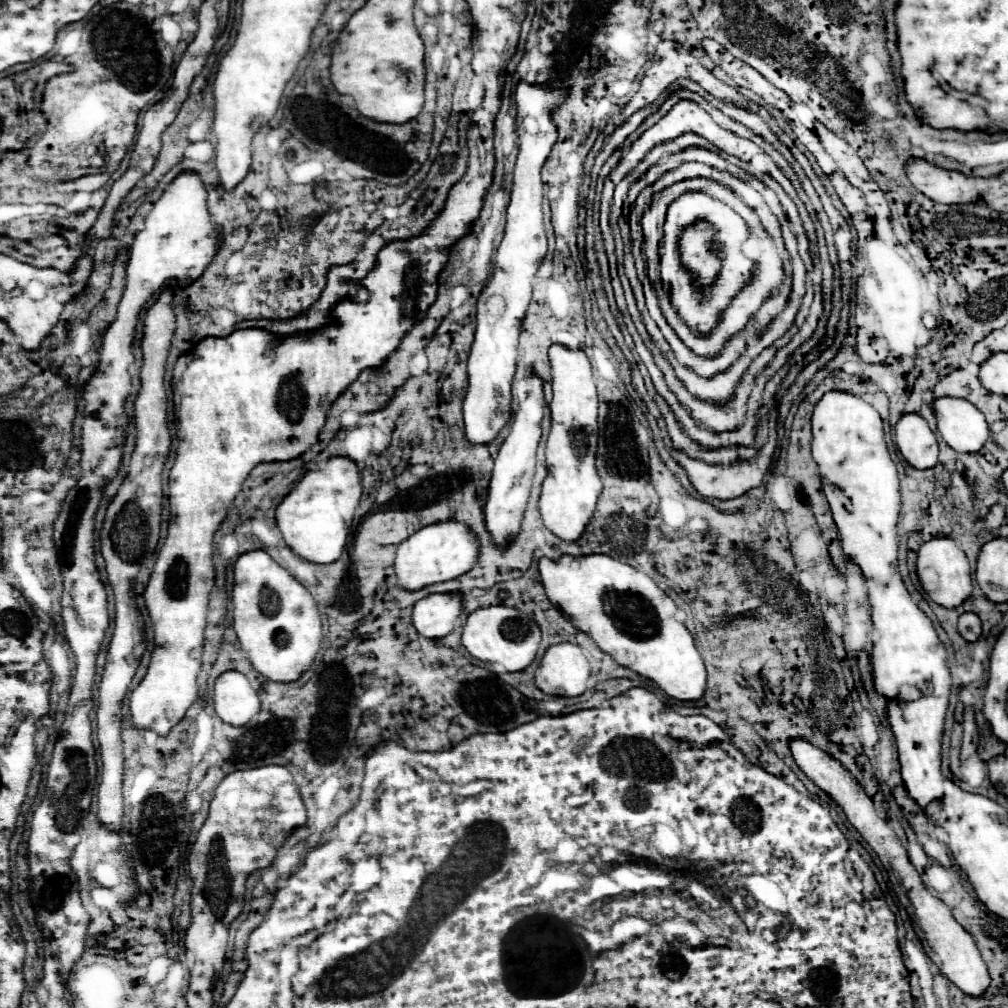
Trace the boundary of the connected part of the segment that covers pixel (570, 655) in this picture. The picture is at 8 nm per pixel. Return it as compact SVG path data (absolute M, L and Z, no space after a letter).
M552 645L536 669L536 687L546 695L576 697L588 689L590 665L578 645Z

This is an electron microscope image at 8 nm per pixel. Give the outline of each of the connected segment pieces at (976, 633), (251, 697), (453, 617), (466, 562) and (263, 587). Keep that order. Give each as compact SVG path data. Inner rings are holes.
M964 613L964 615L960 615L958 631L960 631L960 635L962 635L966 641L976 641L976 639L980 637L980 633L982 633L982 625L980 625L978 615L974 615L974 613Z
M224 671L216 679L214 707L224 723L240 727L260 711L260 699L242 673Z
M432 593L414 605L414 627L424 637L444 637L456 627L462 605L462 593Z
M452 519L446 523L428 525L400 543L394 561L396 581L398 587L404 591L418 591L426 585L460 577L462 573L474 567L476 559L478 559L478 541L462 523Z
M260 549L248 551L238 557L238 561L234 563L234 579L236 583L234 583L231 595L233 629L238 635L238 641L246 659L252 663L252 667L258 673L262 673L270 681L290 683L290 681L300 679L300 675L308 671L308 667L312 665L322 643L322 621L320 621L316 601L312 599L306 587L302 587L284 567L280 567L266 551L260 551ZM278 631L284 631L288 635L288 643L284 647L278 647L274 643L274 635Z

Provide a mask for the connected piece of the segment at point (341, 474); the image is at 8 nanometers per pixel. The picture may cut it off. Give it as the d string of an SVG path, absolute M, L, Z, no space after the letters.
M330 457L326 469L306 471L294 489L276 507L276 523L286 545L306 561L332 563L342 555L352 517L362 495L356 463L348 457Z

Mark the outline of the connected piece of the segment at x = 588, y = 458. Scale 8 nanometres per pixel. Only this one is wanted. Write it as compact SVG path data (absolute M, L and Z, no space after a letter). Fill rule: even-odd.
M554 343L548 349L552 365L552 427L546 441L548 475L542 483L540 513L544 525L564 541L578 541L596 509L602 481L594 467L598 441L598 393L590 371L590 361L582 349L568 349Z

